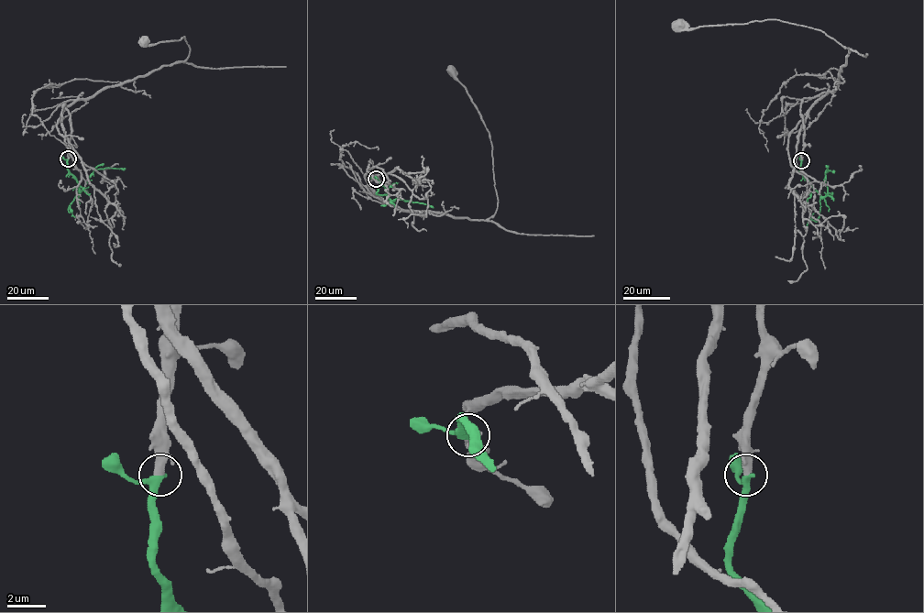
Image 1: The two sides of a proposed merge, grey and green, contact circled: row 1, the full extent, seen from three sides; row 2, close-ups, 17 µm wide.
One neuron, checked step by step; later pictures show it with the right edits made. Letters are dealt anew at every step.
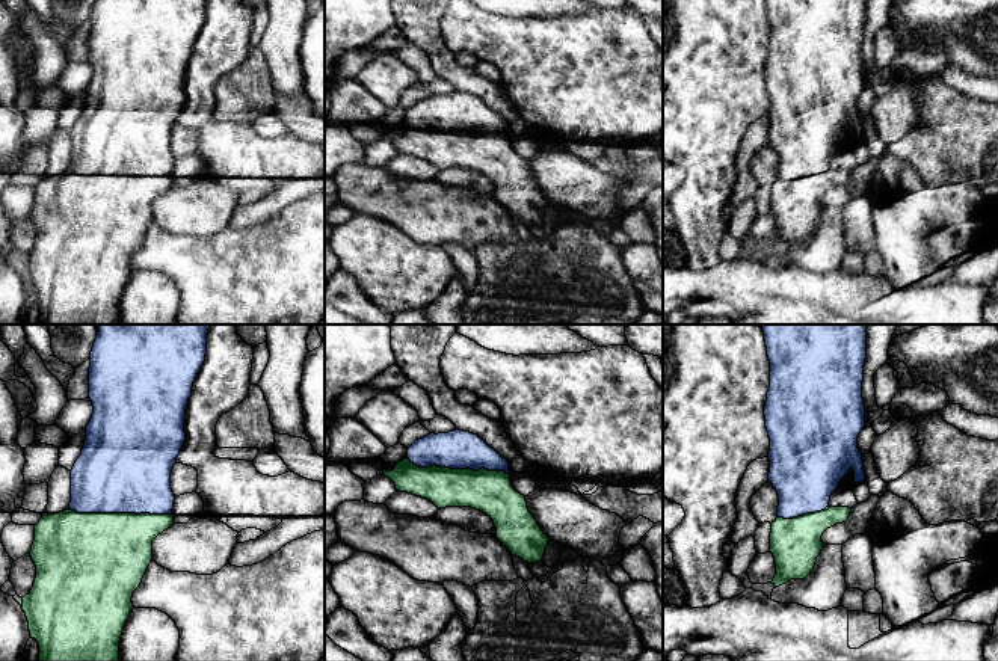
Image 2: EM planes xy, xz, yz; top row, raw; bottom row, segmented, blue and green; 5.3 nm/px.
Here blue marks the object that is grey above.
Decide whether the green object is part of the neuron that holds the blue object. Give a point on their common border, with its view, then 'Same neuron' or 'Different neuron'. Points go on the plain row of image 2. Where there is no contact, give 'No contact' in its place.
Touches blue at xz (458, 130). Same neuron

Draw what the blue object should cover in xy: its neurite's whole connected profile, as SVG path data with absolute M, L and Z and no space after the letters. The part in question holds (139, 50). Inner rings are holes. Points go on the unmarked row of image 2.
M95 0L91 14L89 29L89 60L94 75L86 88L86 103L82 116L71 131L71 164L69 171L54 177L42 177L35 187L35 202L30 219L36 228L36 240L29 257L23 260L23 273L29 284L30 299L39 306L38 324L119 324L119 303L131 275L133 254L140 247L142 240L152 222L152 202L174 187L175 157L171 151L171 133L184 107L184 80L193 44L205 23L207 0Z

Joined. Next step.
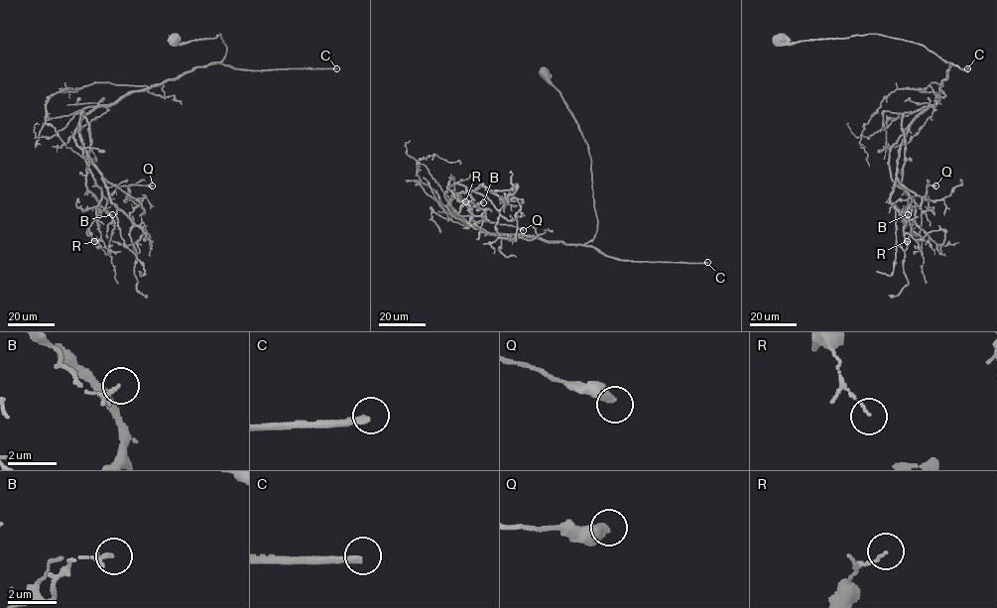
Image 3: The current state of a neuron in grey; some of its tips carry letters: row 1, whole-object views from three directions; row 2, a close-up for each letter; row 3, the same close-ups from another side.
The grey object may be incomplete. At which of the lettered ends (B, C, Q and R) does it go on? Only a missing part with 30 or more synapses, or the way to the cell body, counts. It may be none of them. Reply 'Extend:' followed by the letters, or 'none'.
Extend: C

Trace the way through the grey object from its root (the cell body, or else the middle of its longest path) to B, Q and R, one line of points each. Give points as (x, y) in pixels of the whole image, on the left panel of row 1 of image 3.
B: (175, 38), (186, 44), (220, 34), (226, 55), (220, 61), (76, 112), (89, 129), (86, 187), (112, 214)
Q: (175, 38), (220, 34), (226, 55), (76, 112), (89, 125), (86, 187), (101, 210), (118, 187), (152, 185)
R: (175, 38), (220, 34), (226, 55), (76, 112), (89, 129), (86, 187), (99, 209), (86, 234), (94, 241)

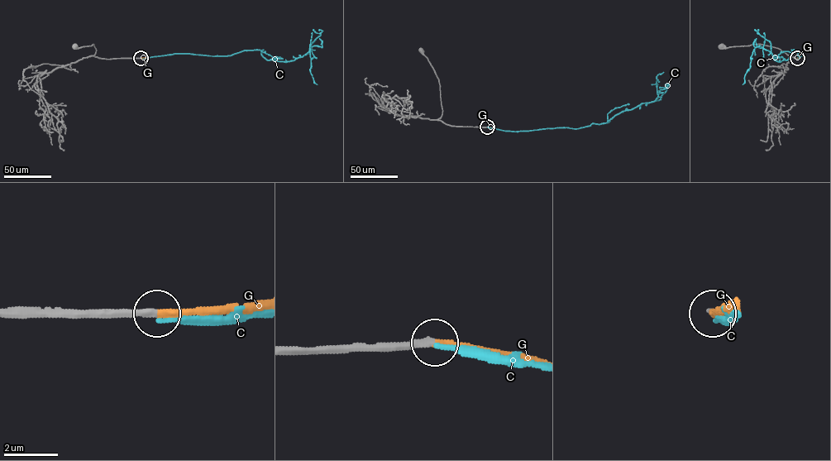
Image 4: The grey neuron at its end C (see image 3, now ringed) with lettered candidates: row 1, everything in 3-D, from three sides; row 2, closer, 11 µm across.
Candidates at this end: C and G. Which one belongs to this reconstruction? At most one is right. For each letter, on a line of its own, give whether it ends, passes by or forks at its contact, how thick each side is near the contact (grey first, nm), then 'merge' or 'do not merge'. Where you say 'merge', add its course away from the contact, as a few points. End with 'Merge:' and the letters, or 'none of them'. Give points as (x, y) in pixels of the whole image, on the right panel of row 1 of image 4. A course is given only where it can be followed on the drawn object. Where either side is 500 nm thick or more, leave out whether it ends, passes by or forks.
C: it ends there; 280 nm thick on the grey side, 180 nm on the other; do not merge
G: it ends there; 280 nm thick on the grey side, 240 nm on the other; merge
Merge: G

